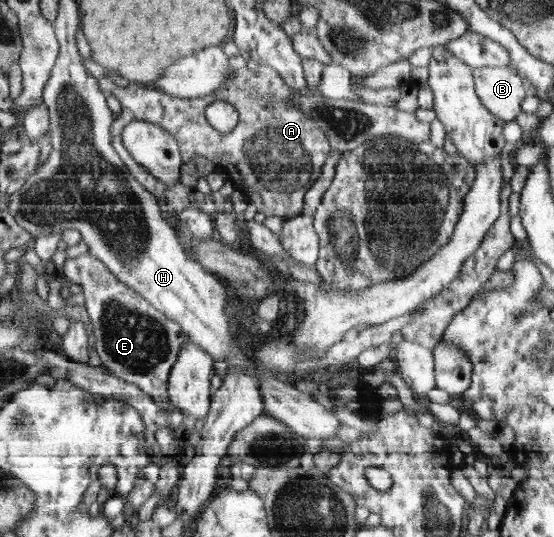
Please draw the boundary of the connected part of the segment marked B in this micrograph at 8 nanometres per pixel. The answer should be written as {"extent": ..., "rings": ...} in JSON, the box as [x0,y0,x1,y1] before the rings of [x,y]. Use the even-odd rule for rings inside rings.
{"extent":[474,67,528,122],"rings":[[[484,67],[476,68],[474,73],[476,91],[491,113],[506,122],[515,121],[523,113],[520,105],[526,99],[528,89],[527,79],[519,71],[514,71],[512,67]]]}

